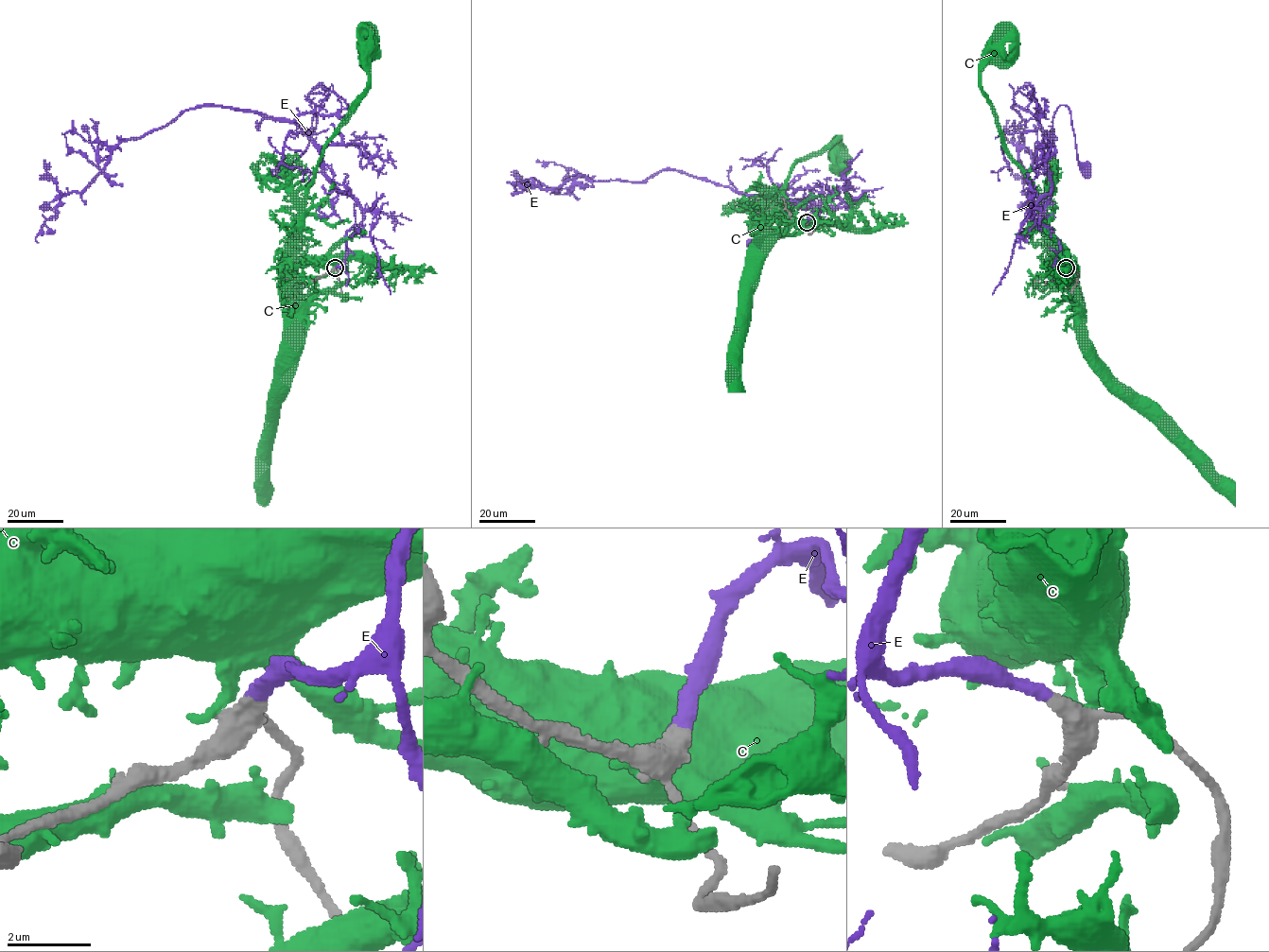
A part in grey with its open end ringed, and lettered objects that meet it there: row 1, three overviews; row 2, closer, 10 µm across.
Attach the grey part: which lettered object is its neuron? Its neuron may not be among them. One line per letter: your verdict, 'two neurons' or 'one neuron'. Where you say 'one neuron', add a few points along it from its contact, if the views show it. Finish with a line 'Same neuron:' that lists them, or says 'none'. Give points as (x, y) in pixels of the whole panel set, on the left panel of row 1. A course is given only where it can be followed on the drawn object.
C: two neurons
E: one neuron | via (336, 268), (346, 233), (363, 216), (323, 171), (307, 134), (316, 105), (307, 147), (283, 170)
Same neuron: E

